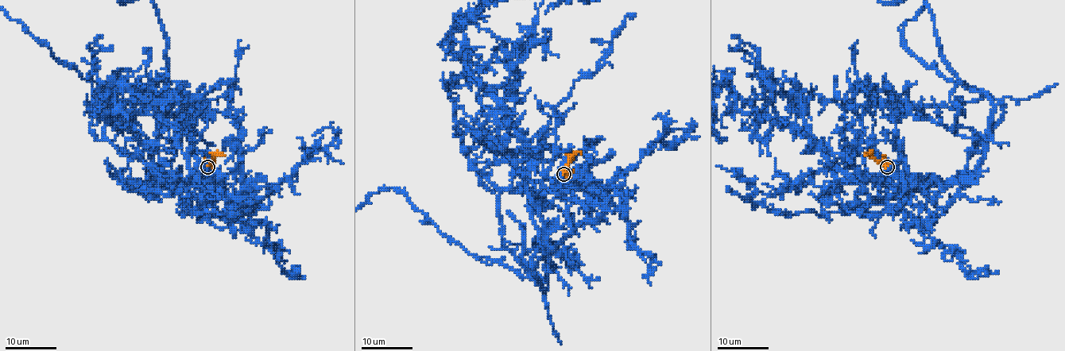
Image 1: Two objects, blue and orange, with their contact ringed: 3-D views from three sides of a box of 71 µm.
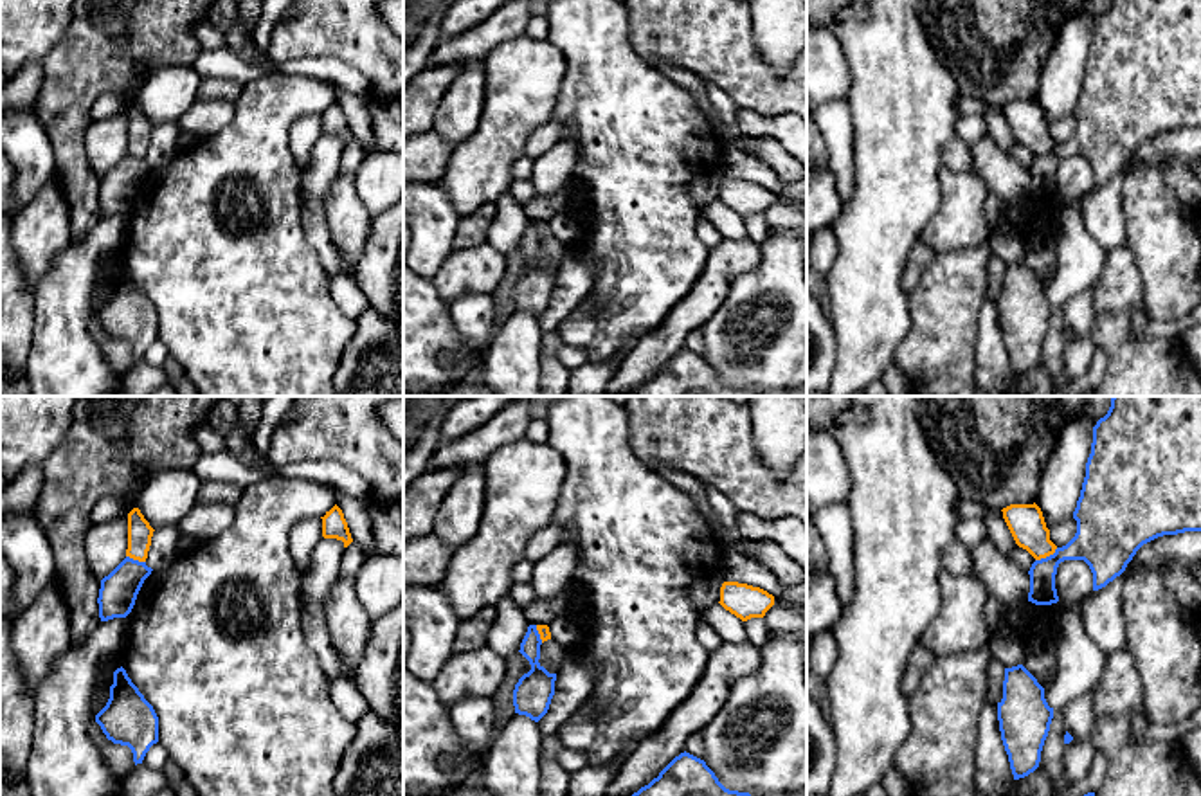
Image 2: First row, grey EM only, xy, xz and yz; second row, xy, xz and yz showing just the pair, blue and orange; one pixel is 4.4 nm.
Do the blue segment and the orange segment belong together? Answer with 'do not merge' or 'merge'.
do not merge

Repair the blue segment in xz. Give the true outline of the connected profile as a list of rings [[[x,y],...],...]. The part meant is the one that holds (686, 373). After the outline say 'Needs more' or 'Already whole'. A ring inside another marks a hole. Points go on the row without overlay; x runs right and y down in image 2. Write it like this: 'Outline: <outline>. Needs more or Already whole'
Outline: [[[681,349],[657,375],[627,396],[753,396],[749,389],[726,385],[704,357]]]. Already whole

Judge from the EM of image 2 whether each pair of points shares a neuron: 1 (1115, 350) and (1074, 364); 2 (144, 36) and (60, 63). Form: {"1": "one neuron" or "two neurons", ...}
{"1": "two neurons", "2": "one neuron"}

